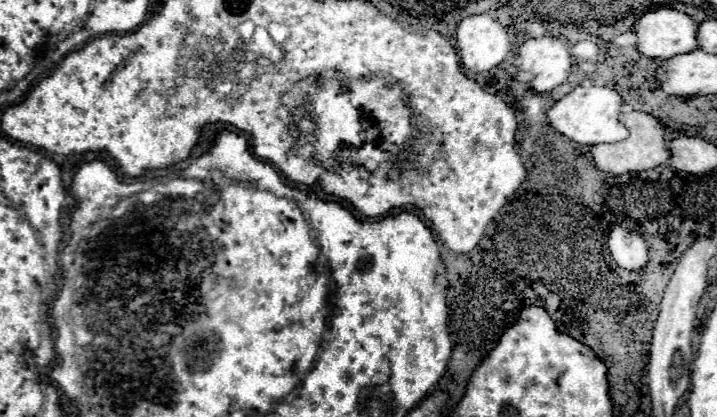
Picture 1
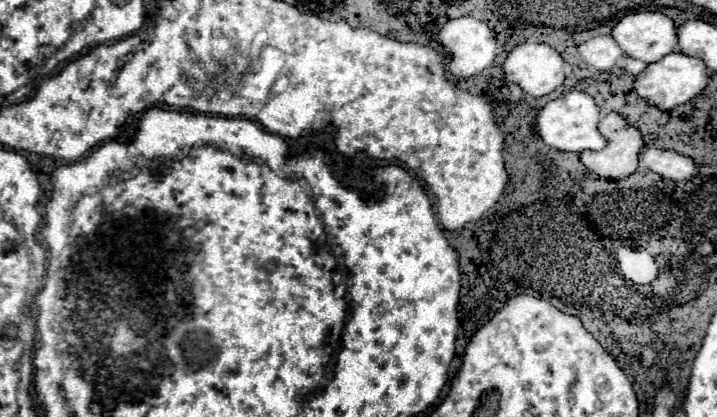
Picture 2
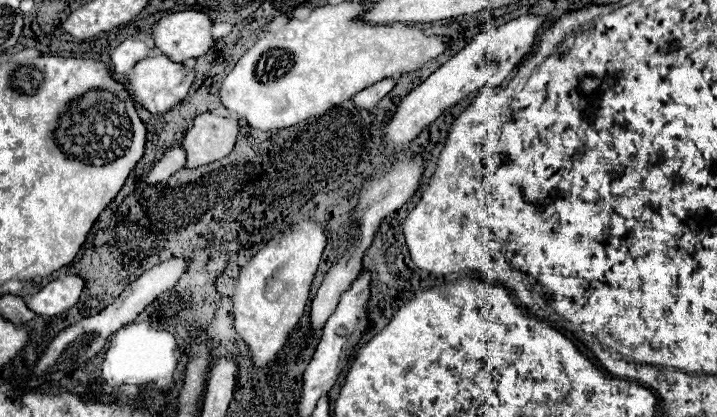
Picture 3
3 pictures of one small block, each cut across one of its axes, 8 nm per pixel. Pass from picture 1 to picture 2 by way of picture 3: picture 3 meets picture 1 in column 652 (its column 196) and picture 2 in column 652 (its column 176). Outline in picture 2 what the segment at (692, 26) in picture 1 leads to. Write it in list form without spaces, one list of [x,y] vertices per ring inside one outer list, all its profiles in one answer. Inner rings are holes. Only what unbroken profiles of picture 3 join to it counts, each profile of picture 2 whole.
[[[640,12],[622,18],[612,38],[630,56],[644,62],[656,62],[678,48],[676,24],[660,12]]]

